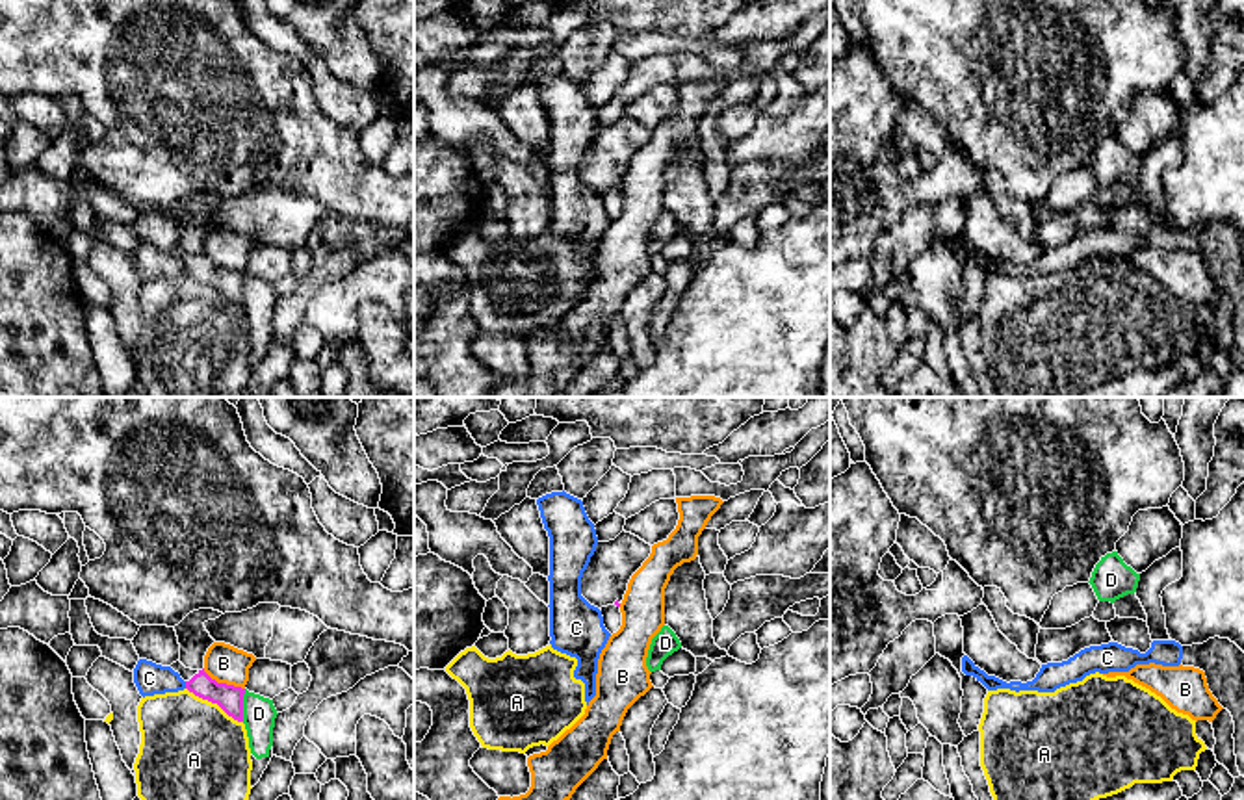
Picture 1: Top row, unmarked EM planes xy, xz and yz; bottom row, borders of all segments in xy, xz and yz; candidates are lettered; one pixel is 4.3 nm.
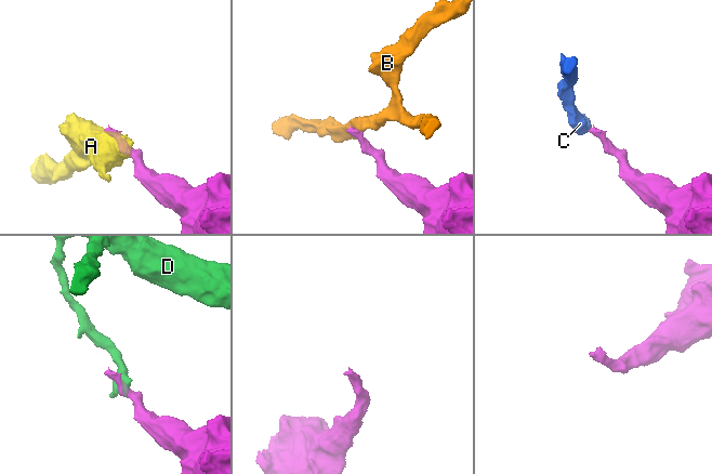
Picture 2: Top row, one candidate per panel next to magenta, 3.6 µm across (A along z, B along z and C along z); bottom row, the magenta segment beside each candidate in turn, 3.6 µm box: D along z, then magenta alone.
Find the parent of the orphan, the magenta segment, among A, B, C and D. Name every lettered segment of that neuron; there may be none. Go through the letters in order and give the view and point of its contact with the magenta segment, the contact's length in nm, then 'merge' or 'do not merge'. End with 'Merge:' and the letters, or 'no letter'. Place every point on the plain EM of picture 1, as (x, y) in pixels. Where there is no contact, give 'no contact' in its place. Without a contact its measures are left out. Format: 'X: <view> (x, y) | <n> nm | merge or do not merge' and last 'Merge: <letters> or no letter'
A: xy (214, 286) | 300 nm | do not merge
B: xy (223, 268) | 200 nm | do not merge
C: xy (186, 270) | 30 nm | do not merge
D: xy (242, 290) | 140 nm | do not merge
Merge: no letter

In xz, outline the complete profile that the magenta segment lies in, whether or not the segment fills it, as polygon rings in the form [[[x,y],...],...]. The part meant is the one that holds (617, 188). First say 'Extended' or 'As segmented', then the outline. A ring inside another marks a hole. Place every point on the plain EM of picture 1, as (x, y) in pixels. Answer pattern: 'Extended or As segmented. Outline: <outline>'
Extended. Outline: [[[622,115],[615,124],[598,126],[581,161],[581,180],[594,191],[620,191],[631,160],[650,141],[652,130]]]

